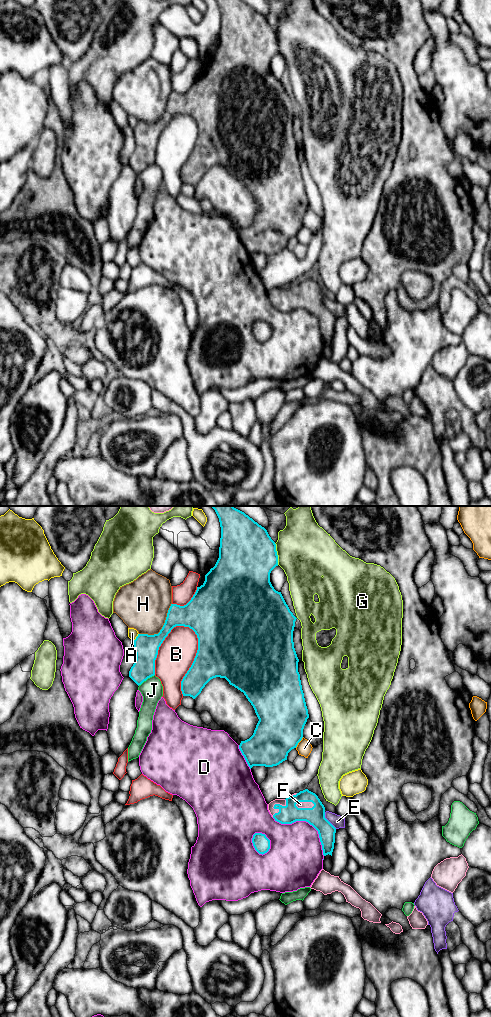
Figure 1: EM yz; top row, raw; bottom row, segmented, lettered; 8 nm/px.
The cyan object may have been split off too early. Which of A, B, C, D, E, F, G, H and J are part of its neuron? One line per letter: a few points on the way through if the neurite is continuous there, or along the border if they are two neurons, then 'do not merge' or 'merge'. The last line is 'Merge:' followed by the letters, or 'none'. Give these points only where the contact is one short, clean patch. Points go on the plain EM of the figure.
A: do not merge
B: do not merge
C: do not merge
D: do not merge
E: do not merge
F: do not merge
G: do not merge
H: do not merge
J: do not merge
Merge: none

